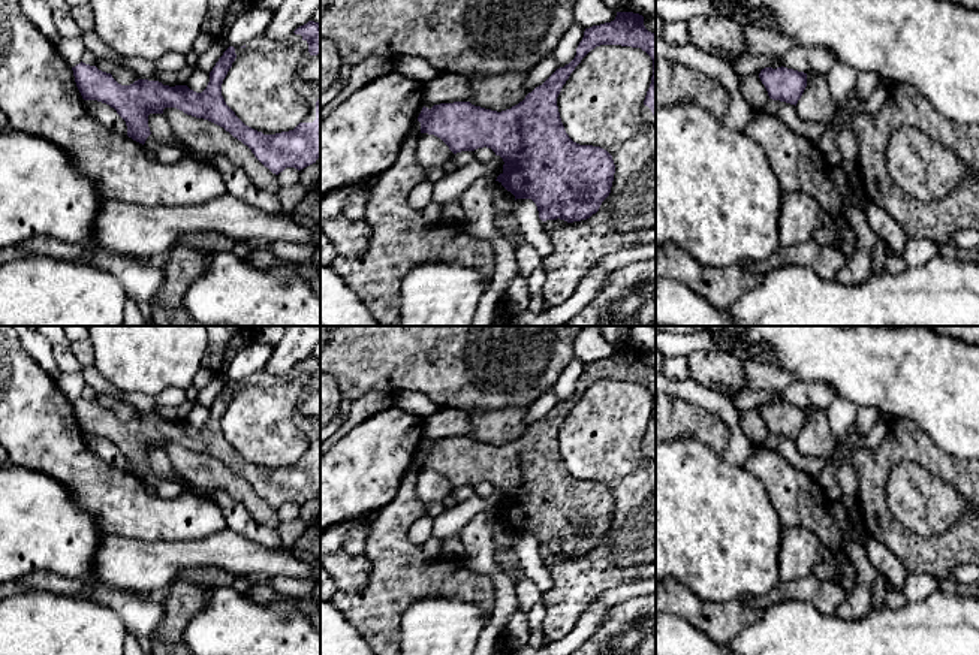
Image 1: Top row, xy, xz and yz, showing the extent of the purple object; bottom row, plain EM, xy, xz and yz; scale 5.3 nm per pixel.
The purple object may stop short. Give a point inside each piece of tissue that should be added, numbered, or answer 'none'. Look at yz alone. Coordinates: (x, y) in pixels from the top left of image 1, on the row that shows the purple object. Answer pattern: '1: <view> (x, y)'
none

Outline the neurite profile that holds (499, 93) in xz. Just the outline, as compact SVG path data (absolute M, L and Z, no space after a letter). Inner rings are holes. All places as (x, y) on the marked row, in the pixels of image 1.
M527 72L470 76L470 103L491 111L506 111L522 102Z

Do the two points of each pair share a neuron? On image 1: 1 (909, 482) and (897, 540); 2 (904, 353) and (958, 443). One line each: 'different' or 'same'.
1: different
2: same

